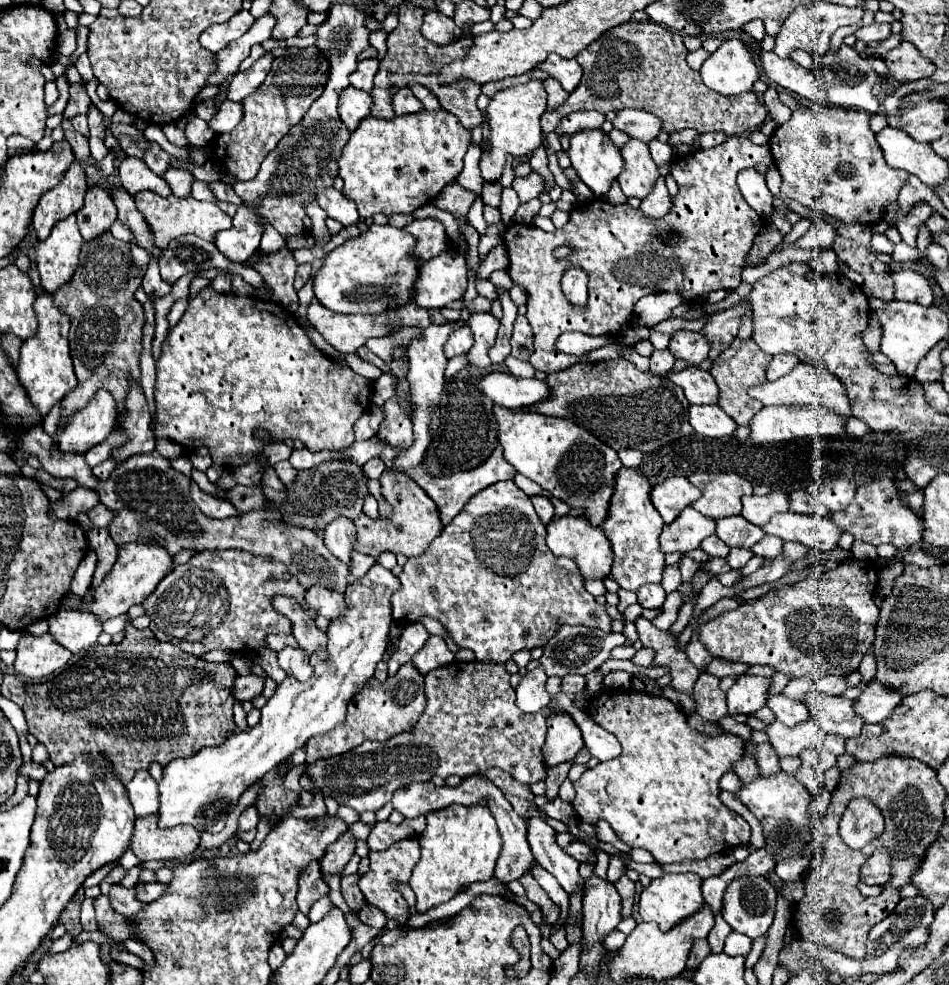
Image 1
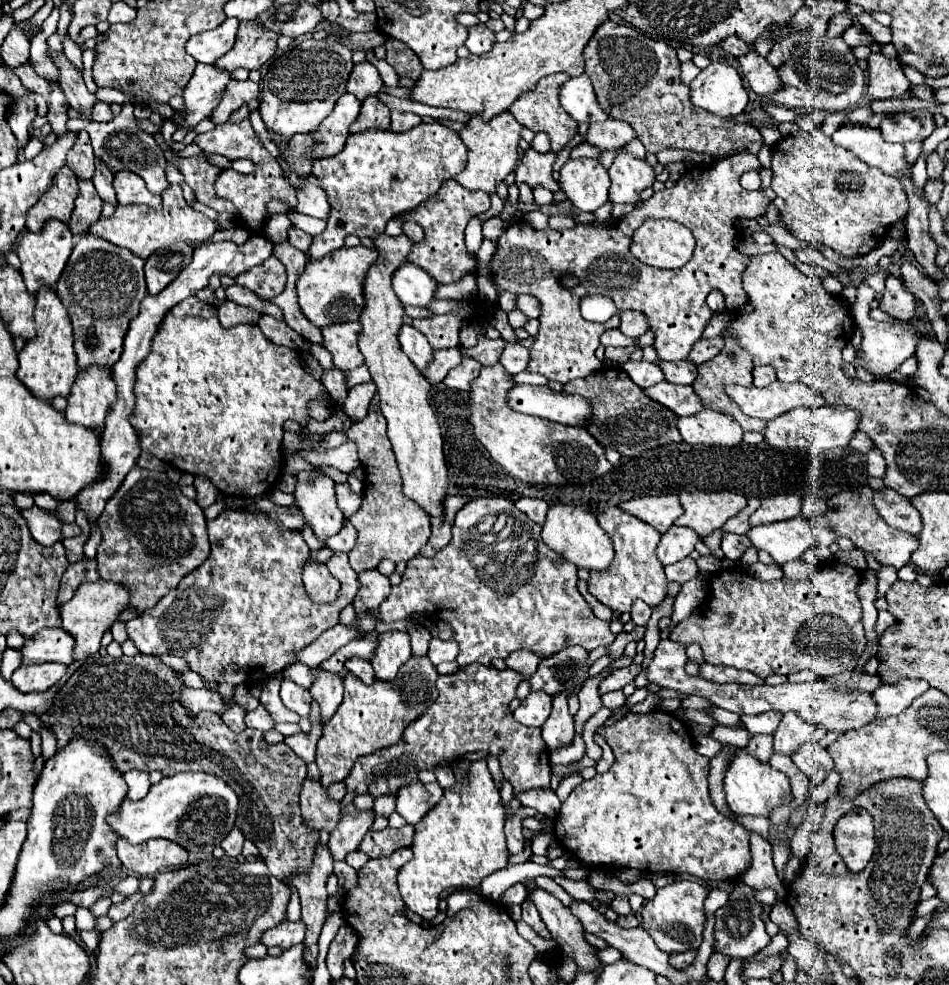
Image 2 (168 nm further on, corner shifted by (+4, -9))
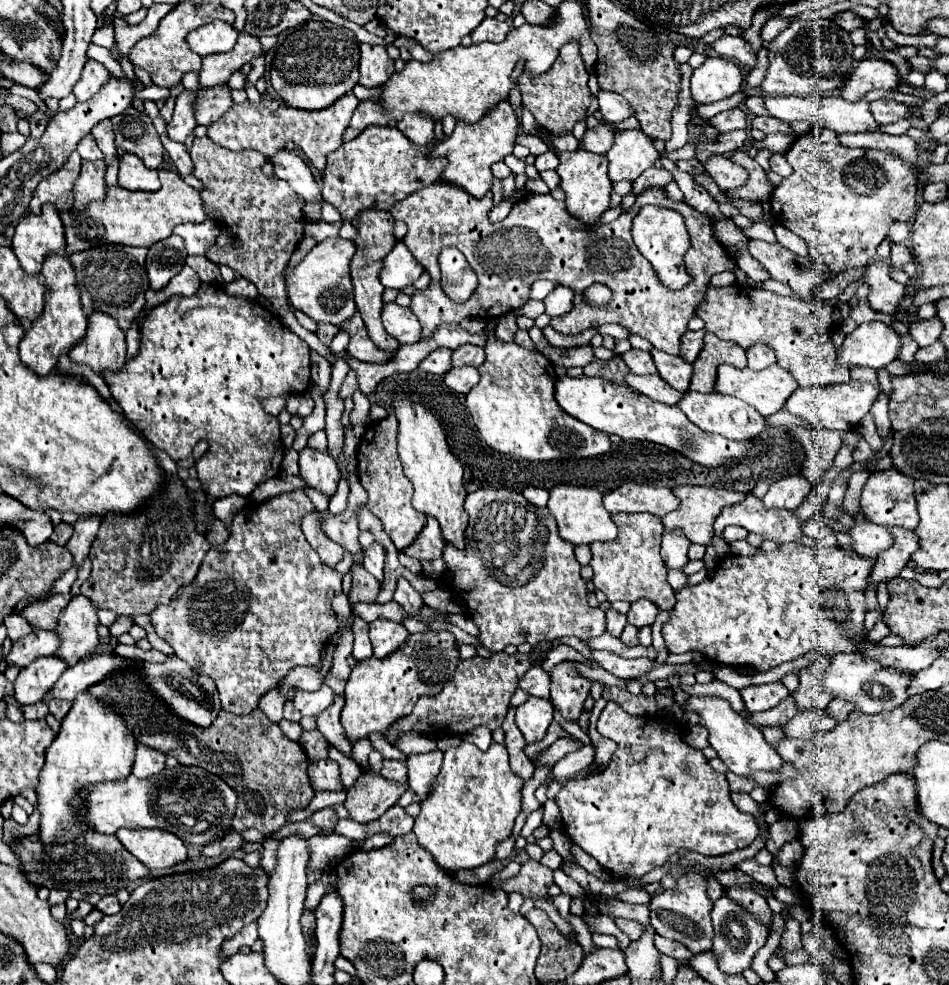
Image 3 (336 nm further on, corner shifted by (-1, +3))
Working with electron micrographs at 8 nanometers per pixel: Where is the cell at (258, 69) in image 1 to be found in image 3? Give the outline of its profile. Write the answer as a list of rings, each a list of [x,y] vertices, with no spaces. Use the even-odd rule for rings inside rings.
[[[220,84],[216,88],[208,88],[204,92],[198,92],[196,120],[198,120],[198,124],[210,126],[224,112],[228,112],[232,106],[234,106],[234,100],[232,100],[232,90],[230,90],[228,84]]]

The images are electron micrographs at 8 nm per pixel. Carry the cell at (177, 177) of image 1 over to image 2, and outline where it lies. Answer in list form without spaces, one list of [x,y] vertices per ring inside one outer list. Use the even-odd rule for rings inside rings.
[[[125,104],[121,114],[105,124],[83,120],[81,130],[85,130],[89,134],[95,156],[99,156],[113,172],[131,170],[131,172],[139,174],[153,194],[161,194],[169,186],[165,172],[163,172],[163,150],[157,146],[157,142],[151,134],[147,134],[145,130],[141,130],[137,126],[135,116],[133,116],[133,104]]]

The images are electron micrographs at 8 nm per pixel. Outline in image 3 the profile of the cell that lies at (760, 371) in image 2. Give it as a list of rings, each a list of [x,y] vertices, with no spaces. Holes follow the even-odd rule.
[[[768,346],[750,348],[746,354],[748,354],[748,368],[750,370],[762,370],[762,368],[776,364],[776,356],[774,356],[772,348],[768,348]]]

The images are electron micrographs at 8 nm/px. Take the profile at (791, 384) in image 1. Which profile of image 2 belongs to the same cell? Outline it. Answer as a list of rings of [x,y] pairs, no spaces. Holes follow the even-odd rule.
[[[771,382],[765,388],[755,388],[755,386],[727,386],[723,388],[731,400],[741,408],[745,416],[753,418],[763,418],[763,420],[773,420],[793,408],[799,406],[823,406],[825,400],[807,388],[807,384],[789,384],[789,382]]]

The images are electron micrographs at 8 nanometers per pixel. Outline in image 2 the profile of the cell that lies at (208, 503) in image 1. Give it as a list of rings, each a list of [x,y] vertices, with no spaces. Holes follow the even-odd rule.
[[[221,512],[215,520],[207,522],[211,556],[181,580],[167,596],[159,600],[155,608],[145,612],[141,618],[127,622],[127,636],[139,648],[141,654],[173,654],[187,662],[187,668],[197,672],[205,682],[205,688],[219,692],[227,708],[221,712],[223,722],[233,732],[245,730],[245,710],[235,702],[235,688],[259,684],[265,678],[279,674],[287,666],[295,664],[295,652],[303,650],[307,644],[315,642],[327,628],[339,622],[339,612],[351,604],[357,594],[357,573],[349,564],[348,555],[335,552],[326,562],[332,567],[332,575],[342,583],[339,596],[331,604],[315,604],[301,582],[301,570],[309,556],[309,546],[305,544],[301,532],[283,528],[279,522],[271,522],[265,514],[257,512]]]

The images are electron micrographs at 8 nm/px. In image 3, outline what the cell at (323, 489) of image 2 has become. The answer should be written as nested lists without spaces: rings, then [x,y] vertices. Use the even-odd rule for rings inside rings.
[[[304,448],[300,452],[300,478],[306,482],[306,486],[332,498],[336,494],[340,472],[330,454]]]

